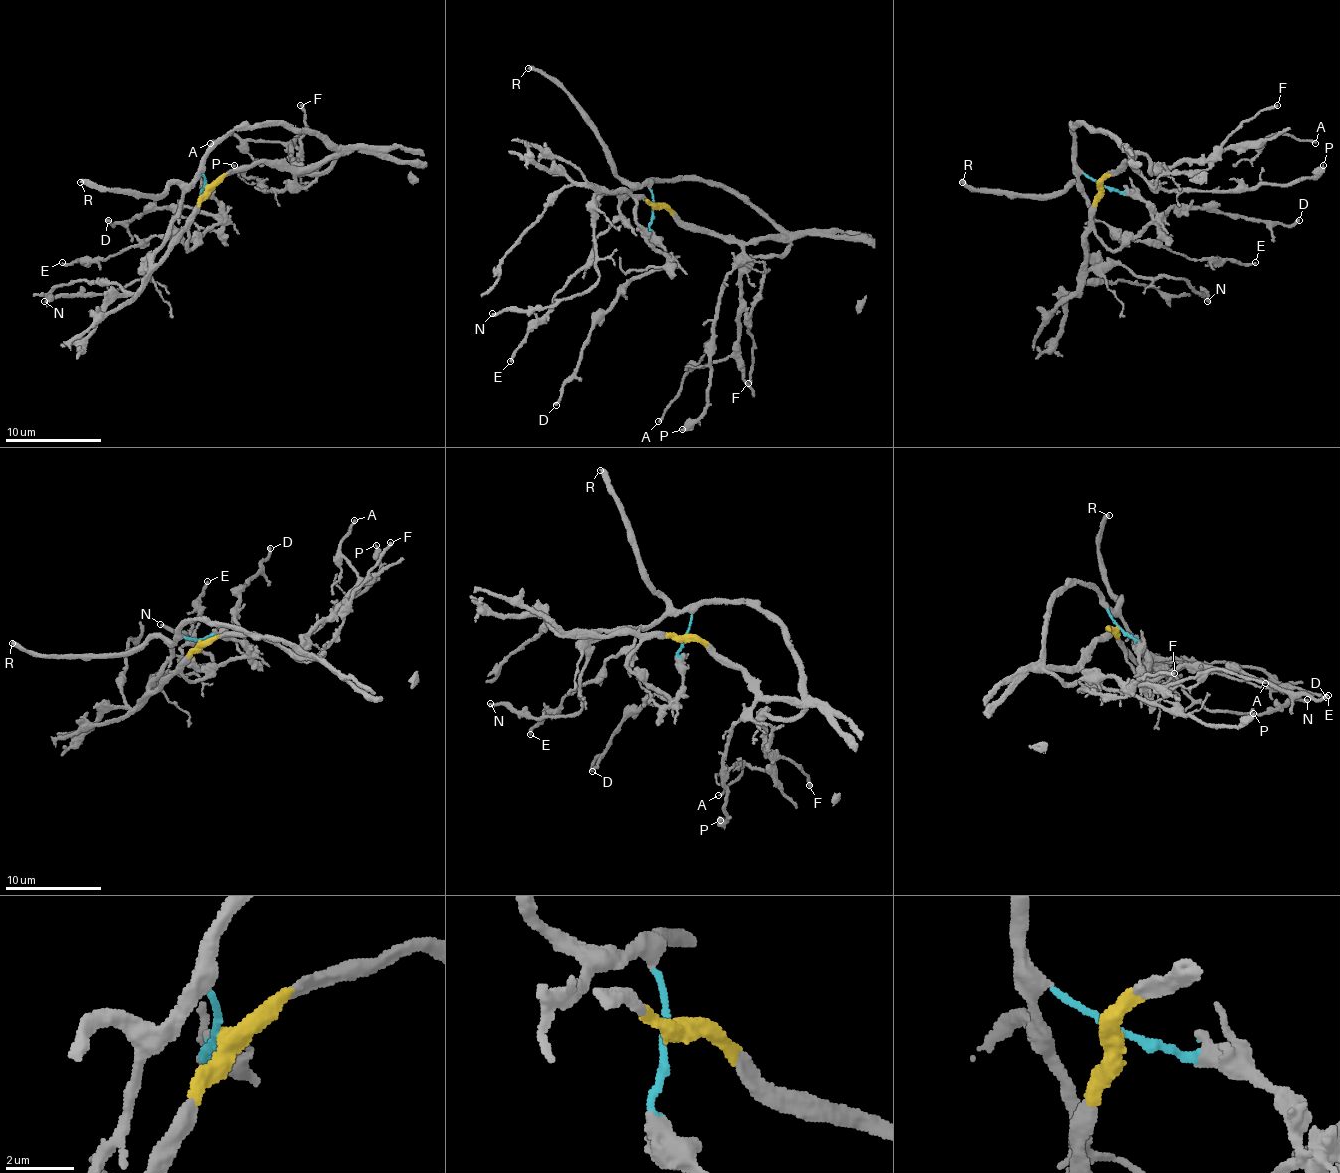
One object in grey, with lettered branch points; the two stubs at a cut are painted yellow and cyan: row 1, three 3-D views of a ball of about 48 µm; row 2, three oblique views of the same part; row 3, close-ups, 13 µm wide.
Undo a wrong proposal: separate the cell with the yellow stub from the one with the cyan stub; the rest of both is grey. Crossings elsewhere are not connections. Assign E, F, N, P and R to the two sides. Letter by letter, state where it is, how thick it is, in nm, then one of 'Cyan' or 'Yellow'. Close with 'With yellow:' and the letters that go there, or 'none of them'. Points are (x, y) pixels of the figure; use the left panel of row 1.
E: Place: (62, 262). Thickness 200 nm. Cyan
F: Place: (300, 105). Thickness 240 nm. Yellow
N: Place: (44, 301). Thickness 240 nm. Yellow
P: Place: (234, 165). Thickness 400 nm. Yellow
R: Place: (80, 182). Thickness 360 nm. Cyan
With yellow: F, N, P

